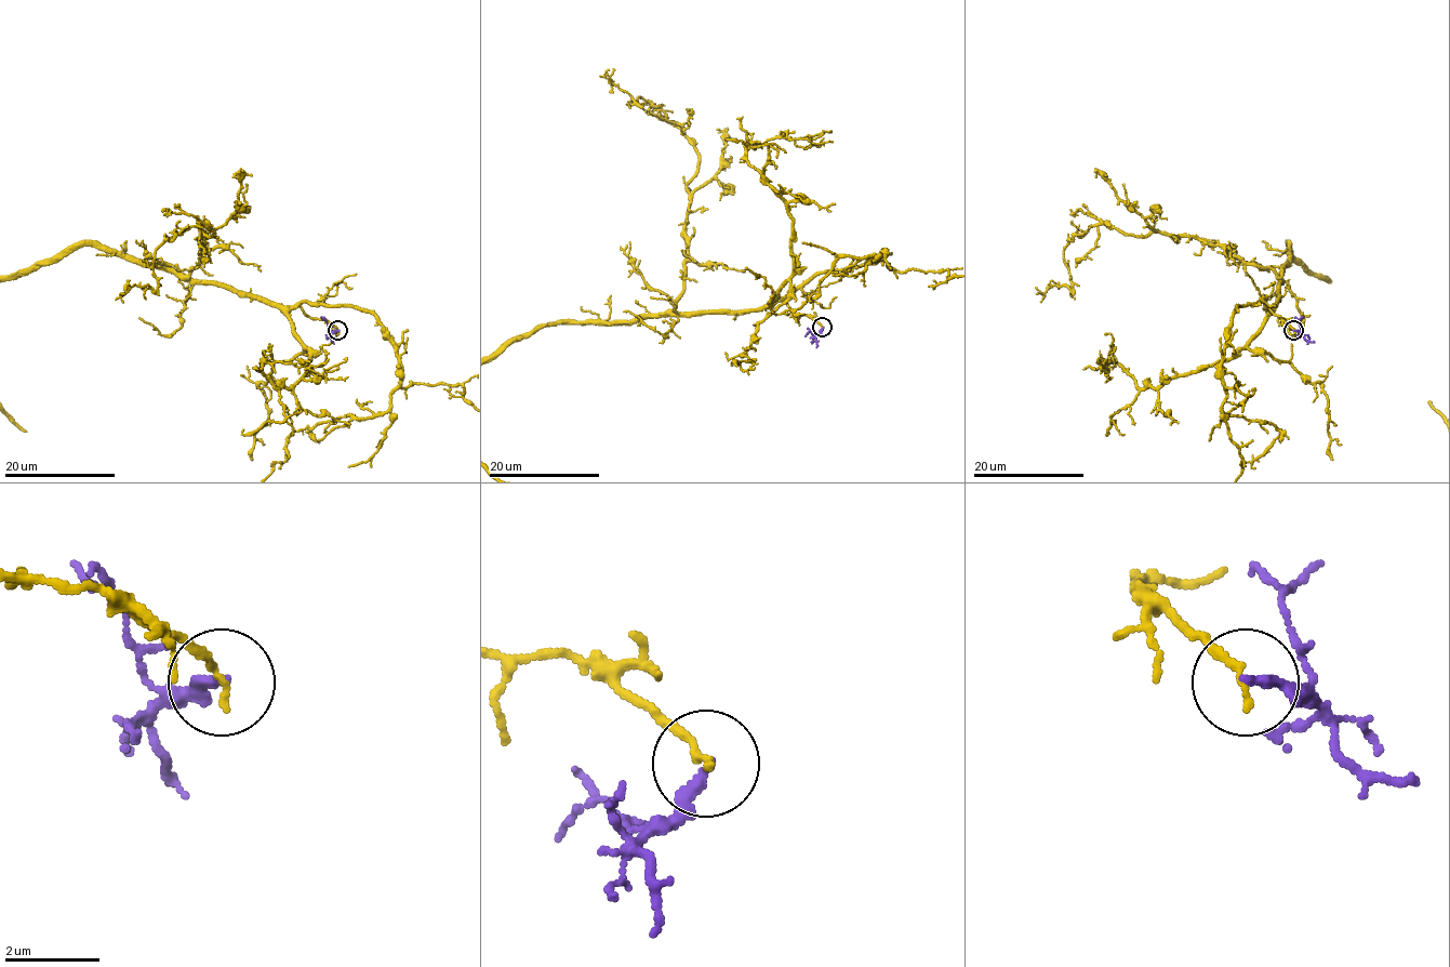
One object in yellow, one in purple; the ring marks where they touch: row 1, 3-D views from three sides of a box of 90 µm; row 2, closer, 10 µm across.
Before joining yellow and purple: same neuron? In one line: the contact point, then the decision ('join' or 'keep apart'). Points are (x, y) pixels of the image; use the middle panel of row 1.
place (822, 327); keep apart

